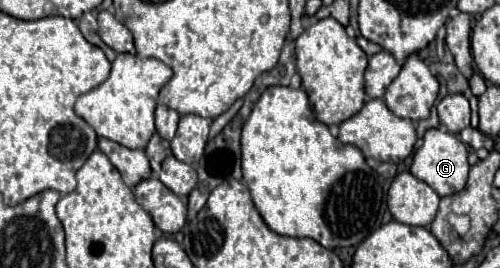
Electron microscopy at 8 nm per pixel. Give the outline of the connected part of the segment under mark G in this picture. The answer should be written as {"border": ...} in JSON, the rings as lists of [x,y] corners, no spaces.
{"border":[[[429,129],[423,137],[423,147],[413,157],[411,173],[417,179],[425,181],[429,187],[433,187],[441,197],[453,195],[453,193],[461,191],[467,183],[467,175],[469,175],[467,147],[453,133],[445,133],[441,129]]]}

